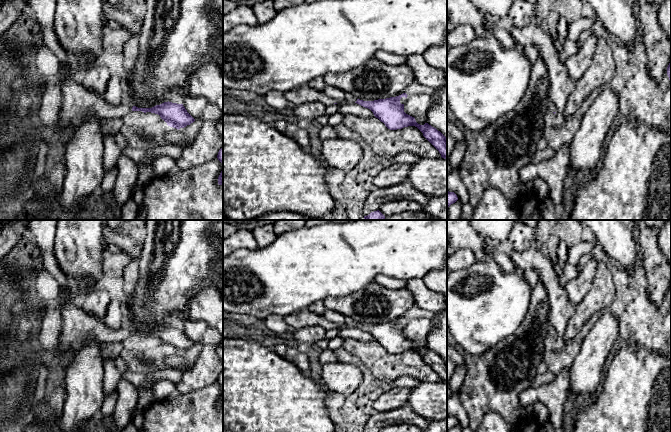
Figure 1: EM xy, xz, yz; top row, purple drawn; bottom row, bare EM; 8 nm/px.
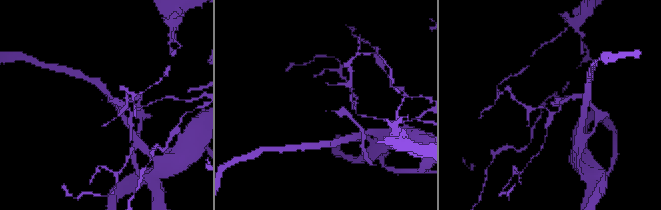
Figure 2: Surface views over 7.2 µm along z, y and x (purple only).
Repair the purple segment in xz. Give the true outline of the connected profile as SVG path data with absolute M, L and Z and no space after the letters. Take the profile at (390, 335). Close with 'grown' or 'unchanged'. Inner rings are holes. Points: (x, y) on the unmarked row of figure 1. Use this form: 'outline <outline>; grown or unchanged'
outline M305 308L298 313L284 316L283 319L293 330L311 326L320 326L326 330L355 326L370 333L374 340L390 354L402 353L408 350L417 351L423 357L423 360L439 375L441 381L447 383L447 362L428 347L418 348L414 341L404 336L404 328L400 327L400 323L402 321L407 322L406 317L374 325L363 325L348 319L342 326L339 326L327 320L324 316L317 315Z; grown

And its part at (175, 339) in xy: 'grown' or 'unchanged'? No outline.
grown

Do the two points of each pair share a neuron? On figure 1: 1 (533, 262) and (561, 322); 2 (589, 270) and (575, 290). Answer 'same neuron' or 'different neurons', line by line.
1: same neuron
2: same neuron

